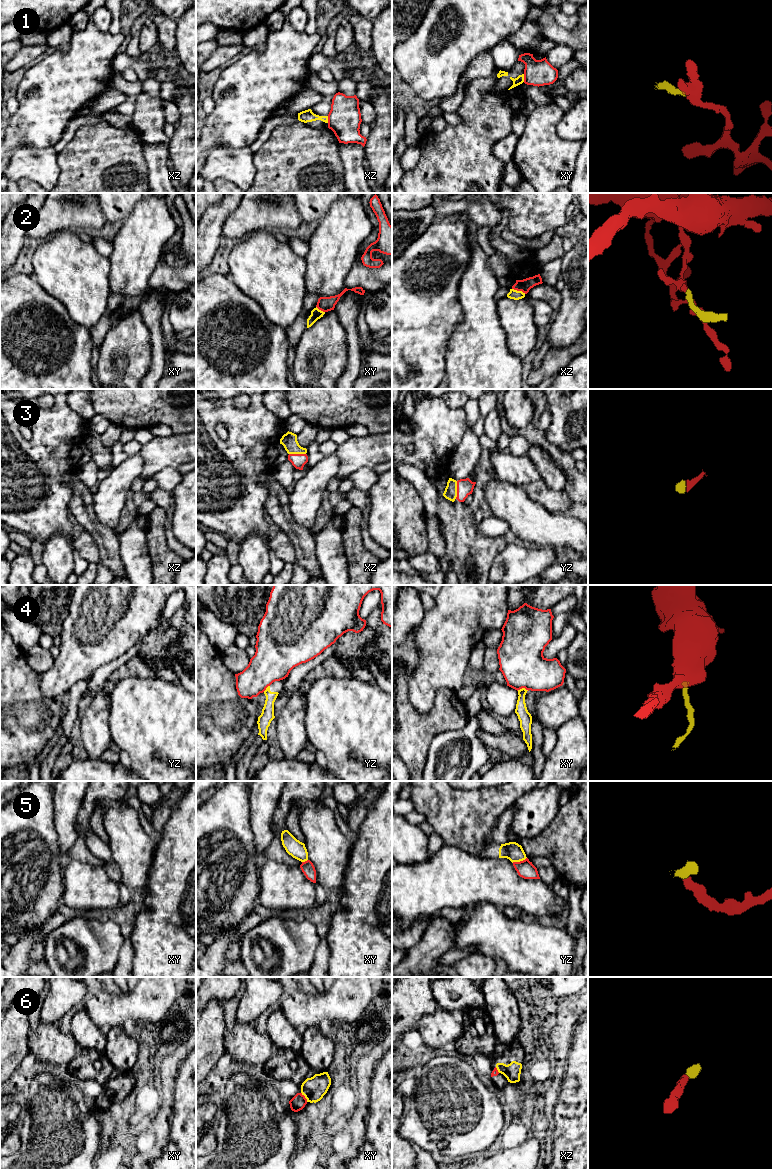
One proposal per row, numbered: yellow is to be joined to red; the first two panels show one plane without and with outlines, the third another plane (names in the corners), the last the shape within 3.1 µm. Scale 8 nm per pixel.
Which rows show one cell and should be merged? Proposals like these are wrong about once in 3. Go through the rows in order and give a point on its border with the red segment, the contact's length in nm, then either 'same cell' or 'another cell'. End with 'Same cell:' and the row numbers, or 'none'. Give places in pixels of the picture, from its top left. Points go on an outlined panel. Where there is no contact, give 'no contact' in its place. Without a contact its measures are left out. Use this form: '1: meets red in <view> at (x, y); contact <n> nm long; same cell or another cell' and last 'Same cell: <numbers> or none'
1: meets red in xy at (524, 78); contact 60 nm long; another cell
2: meets red in xz at (519, 290); contact 120 nm long; another cell
3: meets red in yz at (457, 490); contact 140 nm long; same cell
4: meets red in xy at (523, 687); contact 100 nm long; another cell
5: meets red in yz at (520, 861); contact 130 nm long; same cell
6: meets red in xy at (304, 1097); contact 90 nm long; same cell
Same cell: 3, 5, 6

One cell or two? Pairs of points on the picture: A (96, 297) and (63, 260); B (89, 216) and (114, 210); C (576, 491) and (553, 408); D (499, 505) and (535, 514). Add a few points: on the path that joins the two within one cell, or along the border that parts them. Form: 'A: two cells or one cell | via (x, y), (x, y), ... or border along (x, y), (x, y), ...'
A: one cell | via (87, 288), (70, 269)
B: two cells | border along (99, 203), (108, 225)
C: two cells | border along (546, 437), (557, 448), (570, 454)
D: one cell | via (508, 505), (513, 505), (522, 514), (526, 514)

